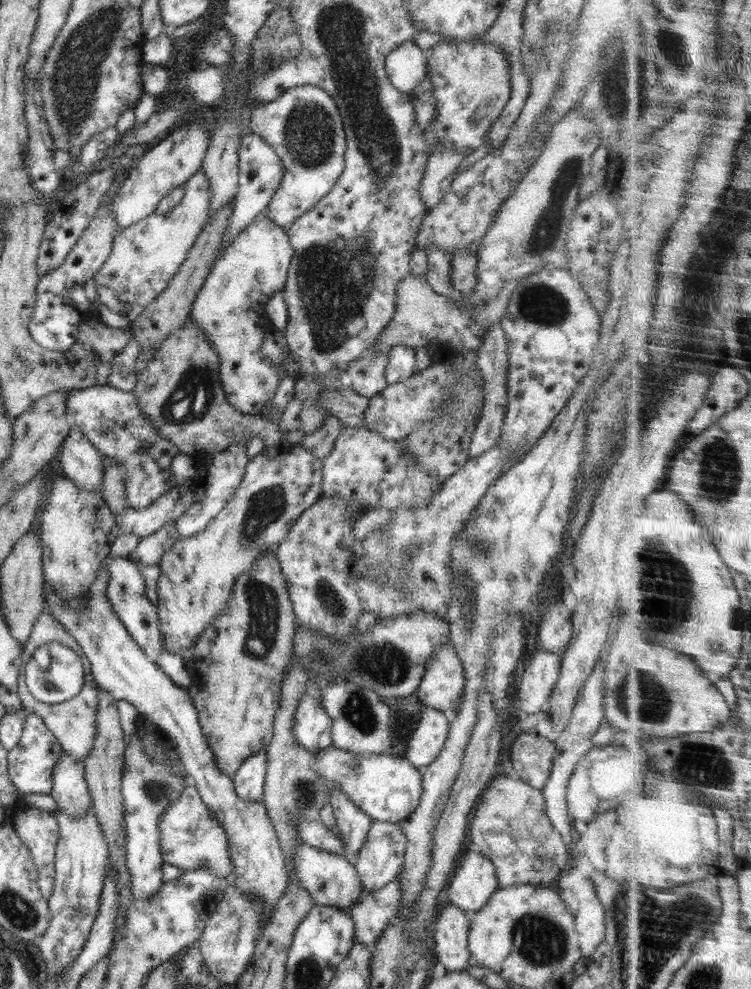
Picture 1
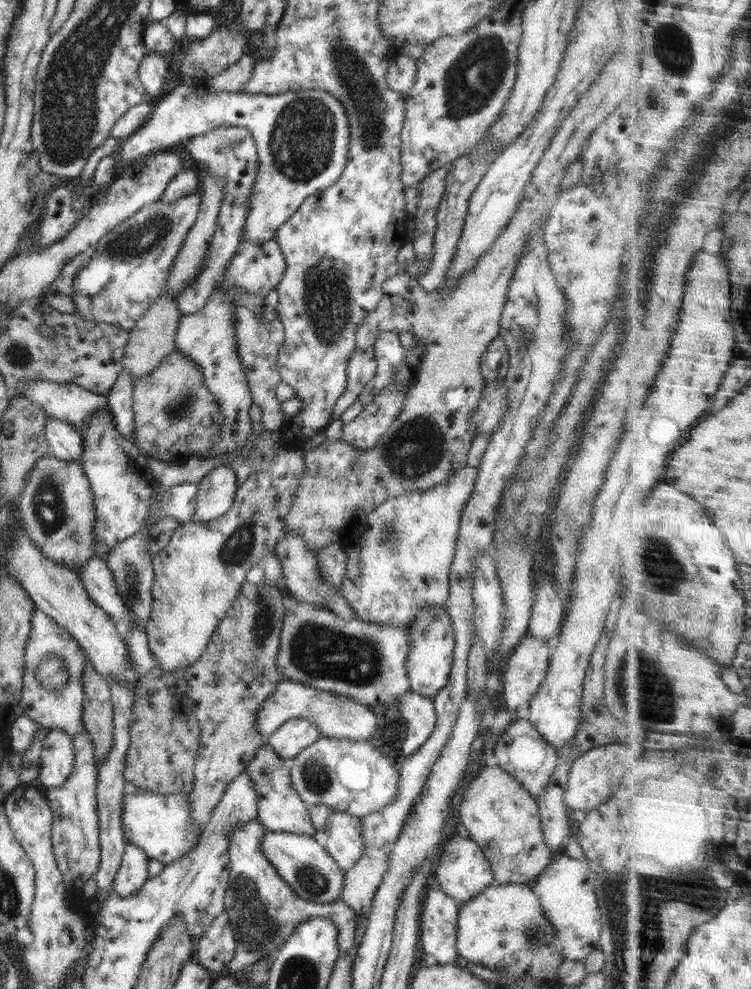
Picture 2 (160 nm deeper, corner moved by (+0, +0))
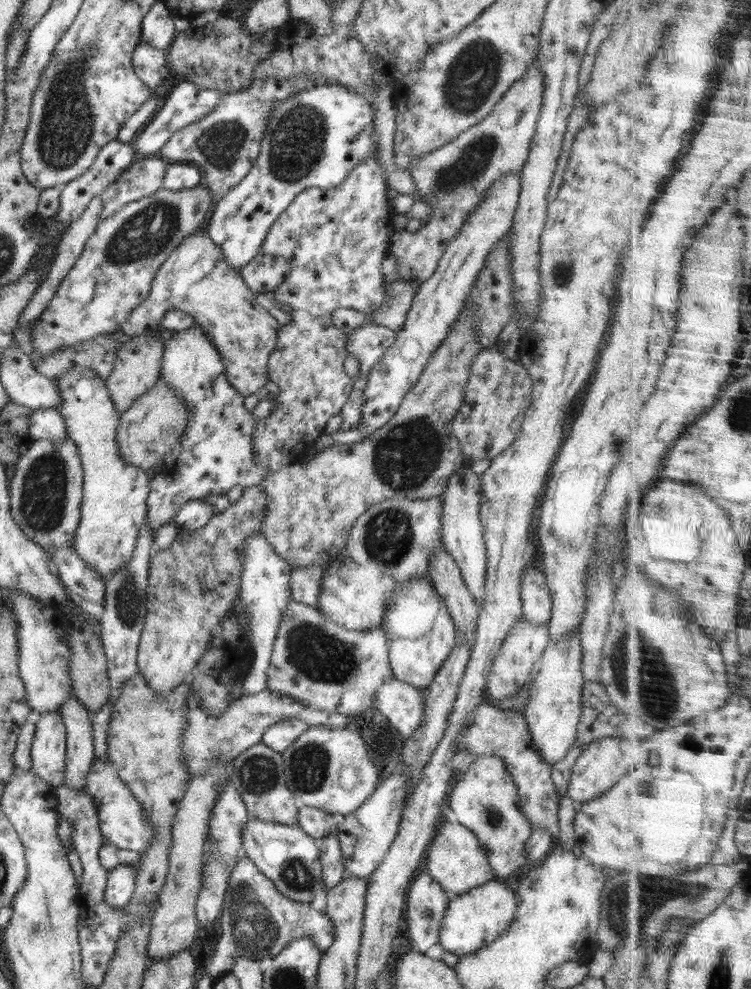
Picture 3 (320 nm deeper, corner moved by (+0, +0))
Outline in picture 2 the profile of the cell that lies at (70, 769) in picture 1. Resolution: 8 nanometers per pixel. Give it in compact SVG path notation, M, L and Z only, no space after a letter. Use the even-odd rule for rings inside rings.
M49 729L39 756L39 780L46 789L59 787L74 768L72 738L60 729Z

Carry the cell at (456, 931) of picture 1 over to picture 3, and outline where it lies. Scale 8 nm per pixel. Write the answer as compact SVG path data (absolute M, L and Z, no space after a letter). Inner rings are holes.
M425 870L416 873L410 881L410 886L407 886L404 909L404 914L406 914L404 918L406 918L406 926L408 926L407 933L411 942L416 944L421 953L426 953L428 948L439 943L438 935L450 896Z

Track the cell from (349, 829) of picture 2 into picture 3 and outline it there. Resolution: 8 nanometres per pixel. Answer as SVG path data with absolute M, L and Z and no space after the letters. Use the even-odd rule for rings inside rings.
M333 832L324 838L315 839L315 842L318 851L320 851L322 876L326 891L328 891L346 877L340 841L337 839L336 833Z

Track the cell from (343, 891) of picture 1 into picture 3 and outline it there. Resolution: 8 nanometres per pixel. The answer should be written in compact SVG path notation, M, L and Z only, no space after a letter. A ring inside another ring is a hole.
M250 816L242 827L241 837L245 855L274 883L280 894L298 902L310 903L316 892L326 890L320 851L316 847L315 839L300 827Z

